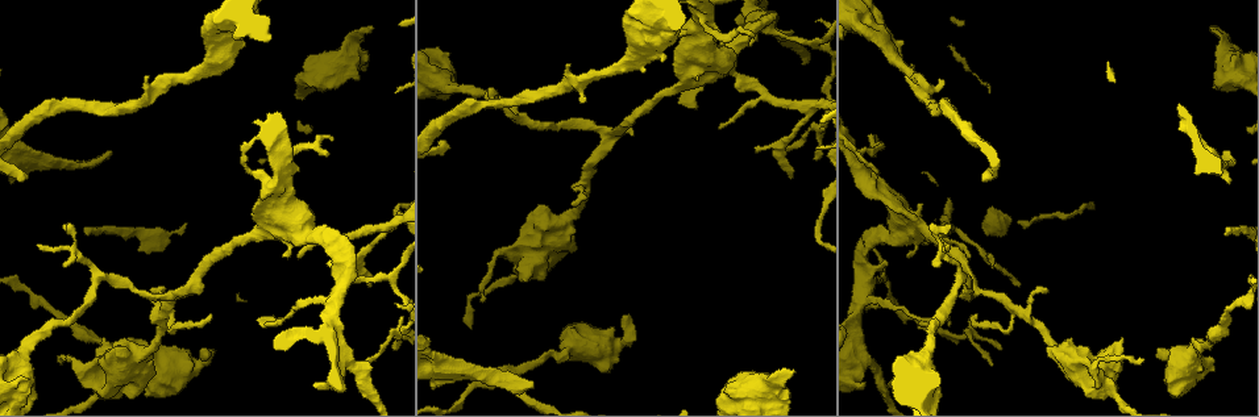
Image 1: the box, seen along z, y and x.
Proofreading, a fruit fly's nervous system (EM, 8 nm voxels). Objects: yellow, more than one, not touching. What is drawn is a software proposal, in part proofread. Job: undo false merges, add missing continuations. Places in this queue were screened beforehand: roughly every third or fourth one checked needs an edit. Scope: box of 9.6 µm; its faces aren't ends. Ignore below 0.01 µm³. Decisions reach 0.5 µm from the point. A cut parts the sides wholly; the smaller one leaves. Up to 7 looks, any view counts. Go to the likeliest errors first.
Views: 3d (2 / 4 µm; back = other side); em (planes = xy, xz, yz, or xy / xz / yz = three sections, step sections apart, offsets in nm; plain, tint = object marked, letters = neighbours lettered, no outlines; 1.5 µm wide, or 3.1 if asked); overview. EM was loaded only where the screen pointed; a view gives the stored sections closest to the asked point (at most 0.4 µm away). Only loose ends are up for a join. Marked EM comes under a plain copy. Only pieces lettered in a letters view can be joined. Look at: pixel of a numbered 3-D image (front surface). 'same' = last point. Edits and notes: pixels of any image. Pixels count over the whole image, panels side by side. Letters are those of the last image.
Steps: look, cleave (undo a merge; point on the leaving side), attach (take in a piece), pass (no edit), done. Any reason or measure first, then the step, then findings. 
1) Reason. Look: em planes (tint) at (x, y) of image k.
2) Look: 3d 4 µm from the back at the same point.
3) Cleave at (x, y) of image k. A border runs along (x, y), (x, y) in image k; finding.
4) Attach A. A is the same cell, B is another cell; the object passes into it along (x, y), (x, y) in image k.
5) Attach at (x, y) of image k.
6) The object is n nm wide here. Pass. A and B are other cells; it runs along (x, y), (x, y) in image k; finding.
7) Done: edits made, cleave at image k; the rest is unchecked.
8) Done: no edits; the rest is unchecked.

An open end. Look: em planes (tint) at (530, 382) of image 1.

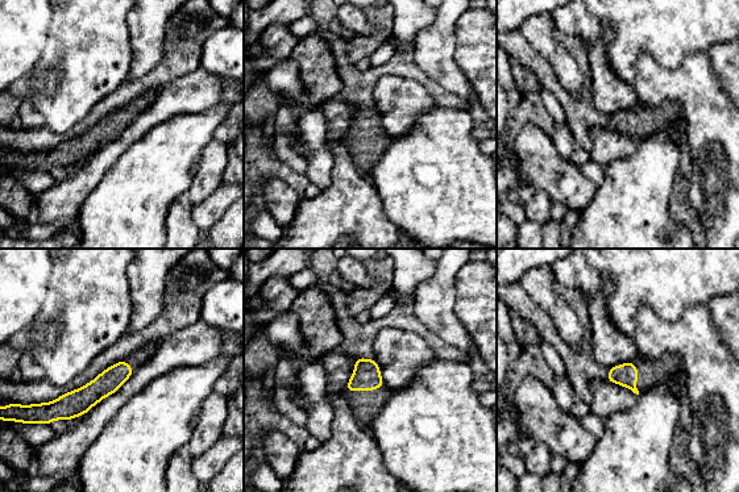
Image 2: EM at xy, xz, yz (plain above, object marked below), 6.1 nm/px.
See the neighbours. Look: em planes (letters) at the same point.

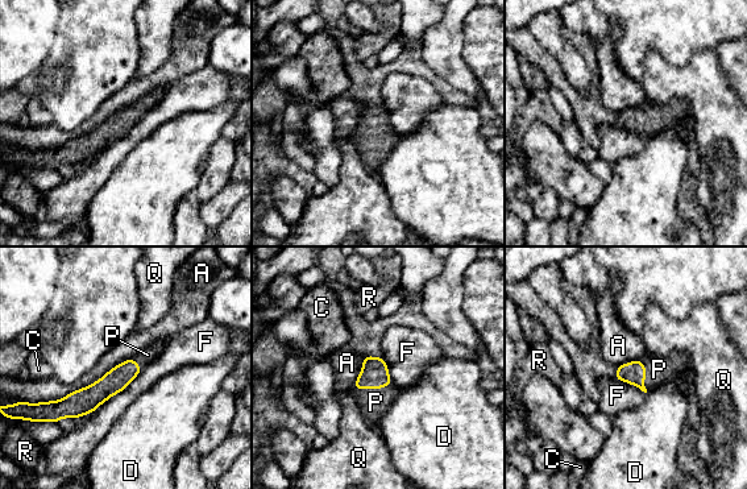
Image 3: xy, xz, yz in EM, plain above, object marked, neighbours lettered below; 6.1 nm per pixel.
The longest contact is with A, 600 nm. Attach P. P is the same cell, A, C, D, F, Q and R are other cells; the object passes into it along (374, 374), (372, 388), (376, 402) in image 3; the neuron continues.

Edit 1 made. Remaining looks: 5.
Free end. Look: em planes (letters) at (1214, 26) of image 1.

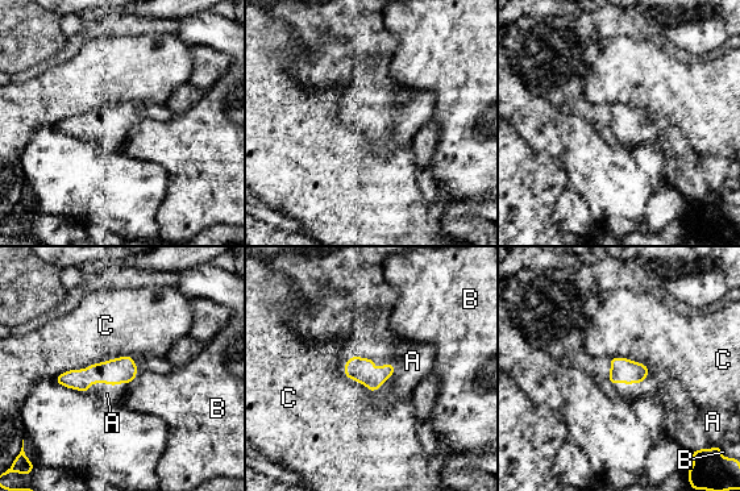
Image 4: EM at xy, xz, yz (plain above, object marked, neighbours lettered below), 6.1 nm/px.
Attach A. A is the same cell, B and C are other cells; it goes on there.

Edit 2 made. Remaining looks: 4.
See it whole again. Look: overview.

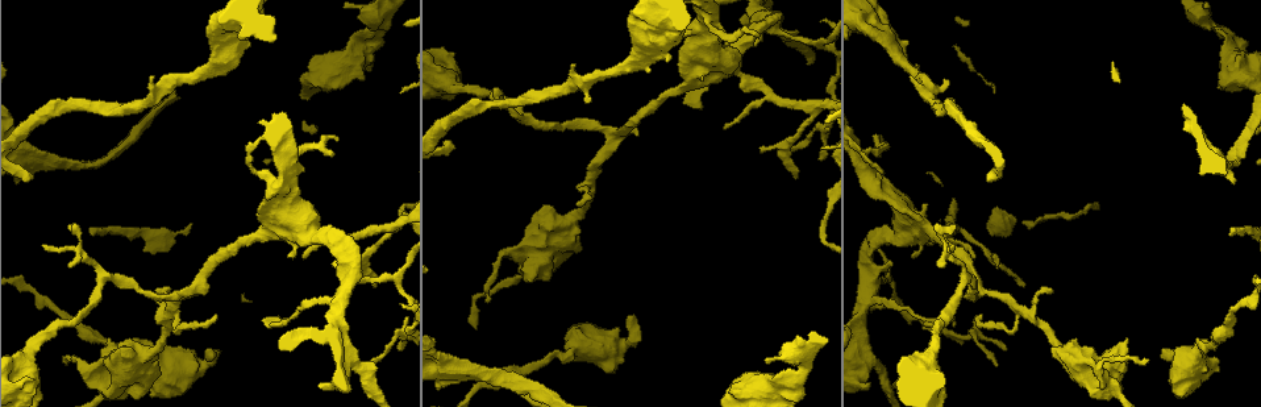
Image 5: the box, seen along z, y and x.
An open end. Look: 3d 4 µm at (1182, 397) of image 5.

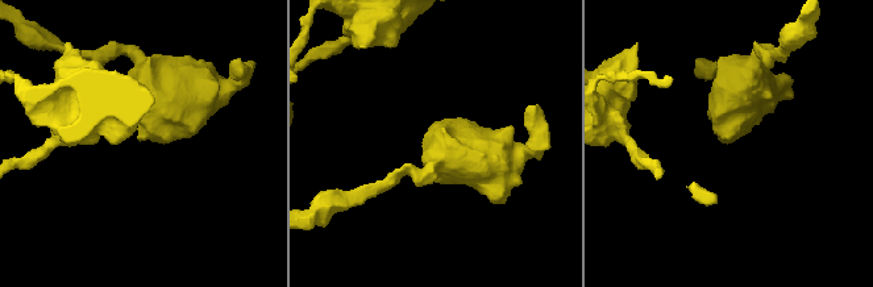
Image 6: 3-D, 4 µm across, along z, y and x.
Now the EM. Look: em planes (letters) at (727, 139) of image 6.

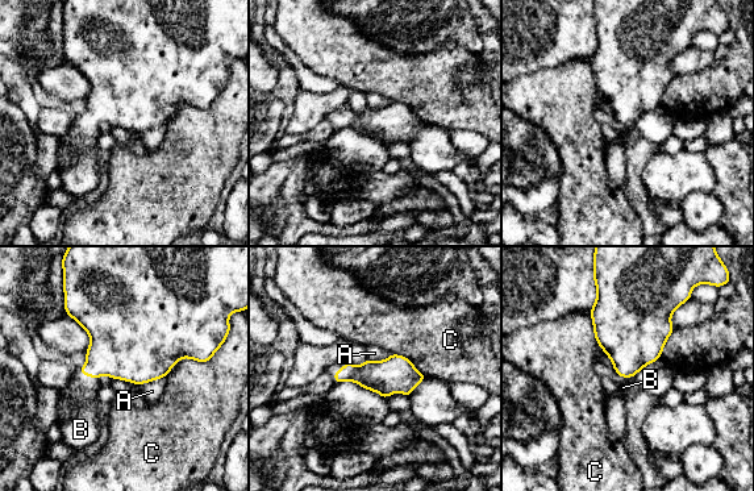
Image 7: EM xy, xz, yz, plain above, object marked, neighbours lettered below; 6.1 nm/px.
Attach B. B is the same cell, A and C are other cells; the object passes into it along (119, 349), (87, 375), (82, 390) in image 7; it goes on there.

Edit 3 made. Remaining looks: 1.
Done: edits made, attach at image 3, attach at image 4, attach at image 7; the rest is unchecked.

